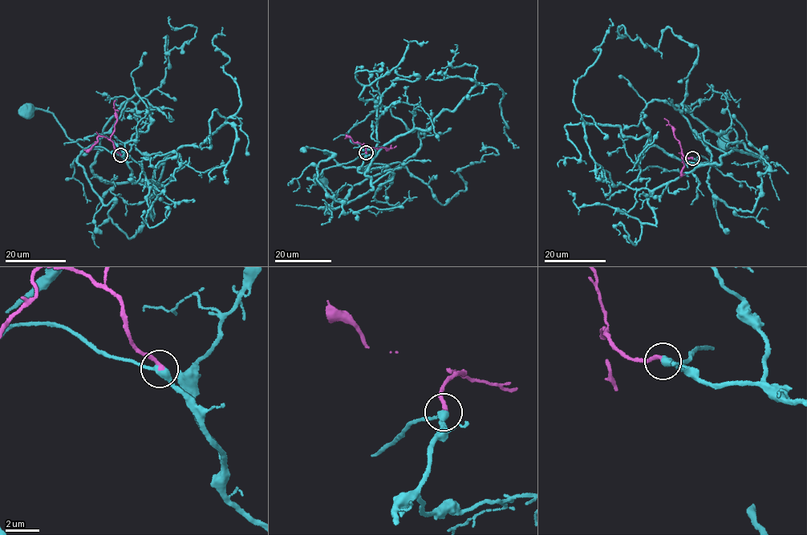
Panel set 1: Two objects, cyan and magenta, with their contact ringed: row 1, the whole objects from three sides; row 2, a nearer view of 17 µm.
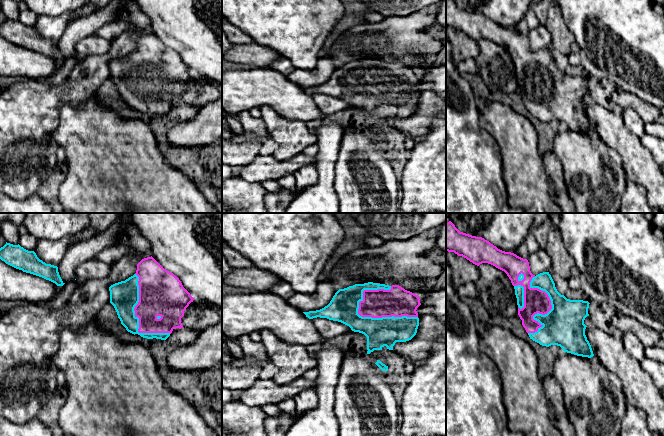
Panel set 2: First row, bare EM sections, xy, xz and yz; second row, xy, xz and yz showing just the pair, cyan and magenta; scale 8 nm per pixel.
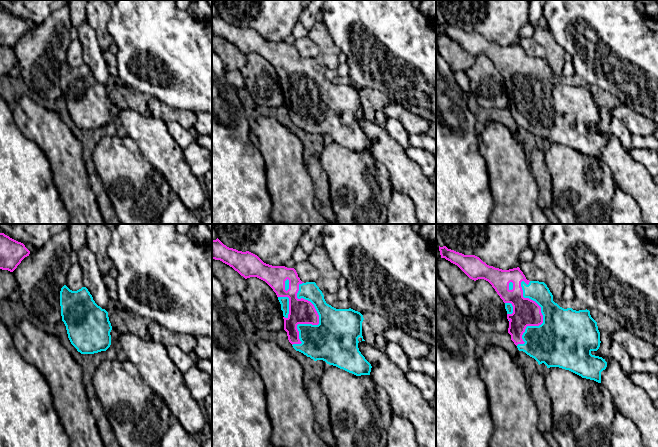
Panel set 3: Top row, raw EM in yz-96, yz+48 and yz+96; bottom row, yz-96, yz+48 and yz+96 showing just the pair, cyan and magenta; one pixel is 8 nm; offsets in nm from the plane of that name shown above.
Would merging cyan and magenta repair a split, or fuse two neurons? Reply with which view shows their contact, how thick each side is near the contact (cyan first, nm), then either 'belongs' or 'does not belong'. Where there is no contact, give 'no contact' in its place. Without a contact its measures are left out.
meets cyan in xz; 240 nm thick on the cyan side, 240 nm on the other; belongs

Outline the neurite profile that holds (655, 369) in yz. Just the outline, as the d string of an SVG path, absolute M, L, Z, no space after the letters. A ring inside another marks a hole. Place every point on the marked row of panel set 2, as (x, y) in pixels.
M645 357L641 362L641 368L647 372L655 386L661 391L664 389L664 363Z

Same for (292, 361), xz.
M262 330L261 344L265 347L269 360L276 366L277 372L272 378L277 384L289 384L317 367L313 358L302 345L291 345L280 340L269 330Z

